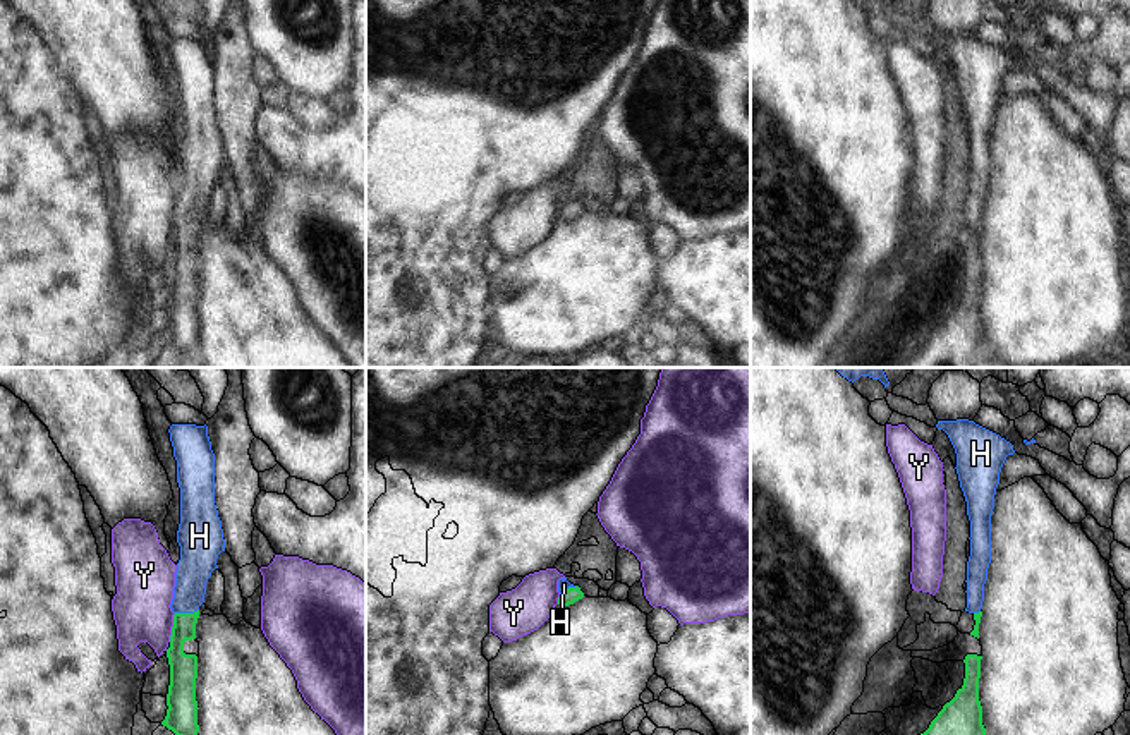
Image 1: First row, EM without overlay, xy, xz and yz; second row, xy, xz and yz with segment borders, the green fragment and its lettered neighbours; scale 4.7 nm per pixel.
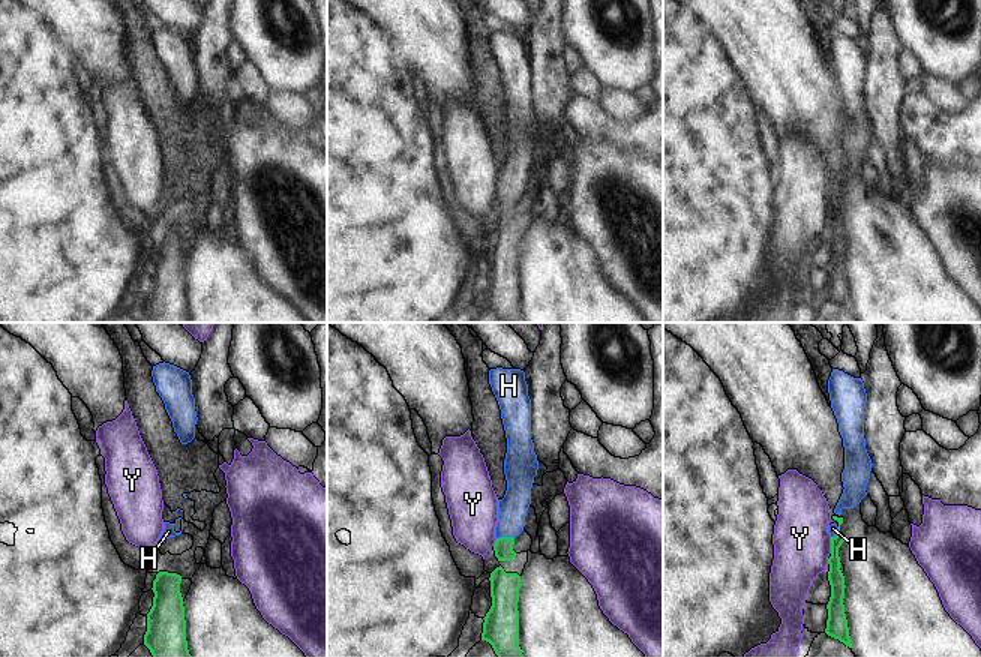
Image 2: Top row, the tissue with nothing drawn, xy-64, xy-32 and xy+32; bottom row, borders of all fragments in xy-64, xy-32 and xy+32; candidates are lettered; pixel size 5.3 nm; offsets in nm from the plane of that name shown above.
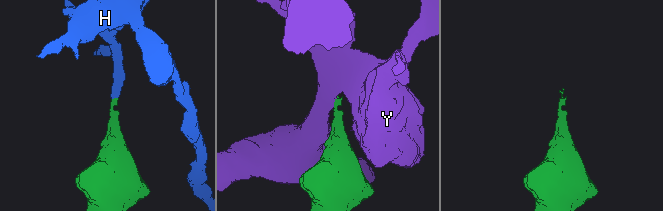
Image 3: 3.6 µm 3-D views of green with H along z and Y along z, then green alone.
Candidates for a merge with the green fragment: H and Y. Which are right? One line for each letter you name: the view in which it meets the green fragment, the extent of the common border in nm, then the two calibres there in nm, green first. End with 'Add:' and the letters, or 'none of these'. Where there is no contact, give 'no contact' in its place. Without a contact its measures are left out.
H: xy | 110 nm | 130/160 nm
Add: H

